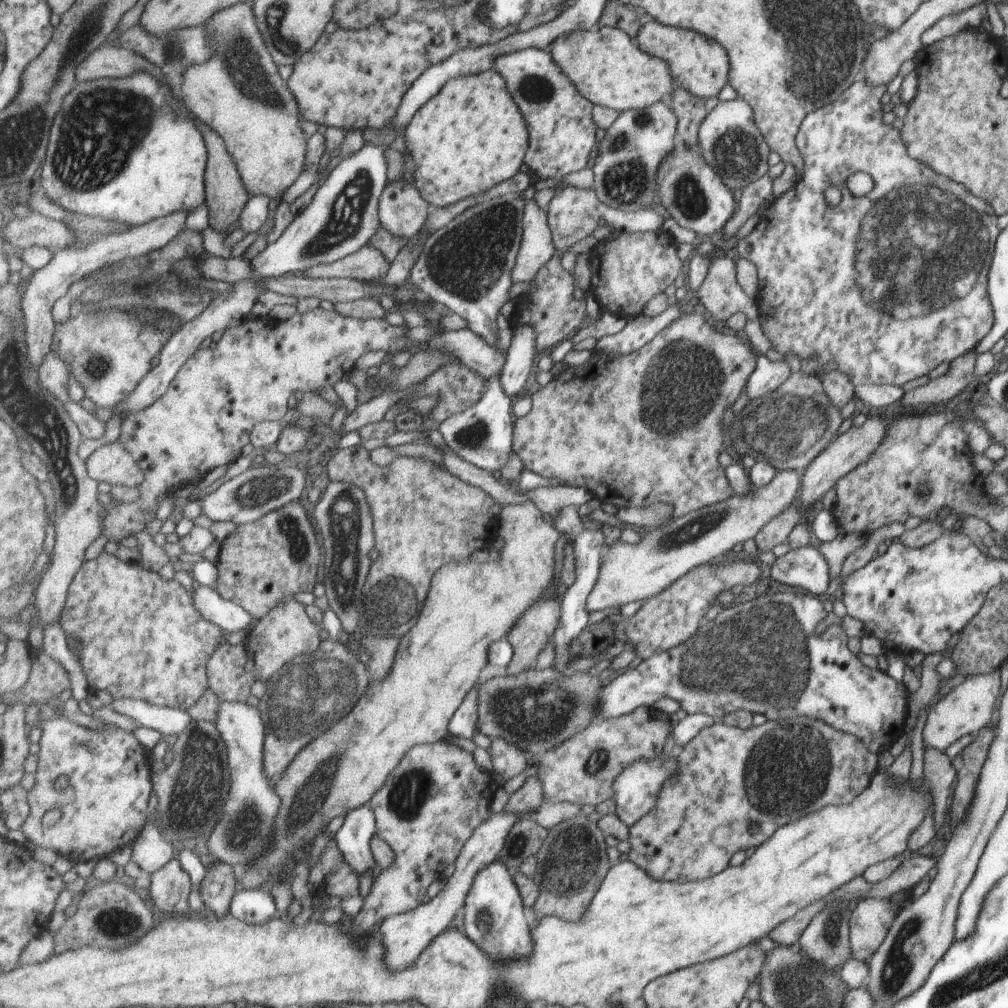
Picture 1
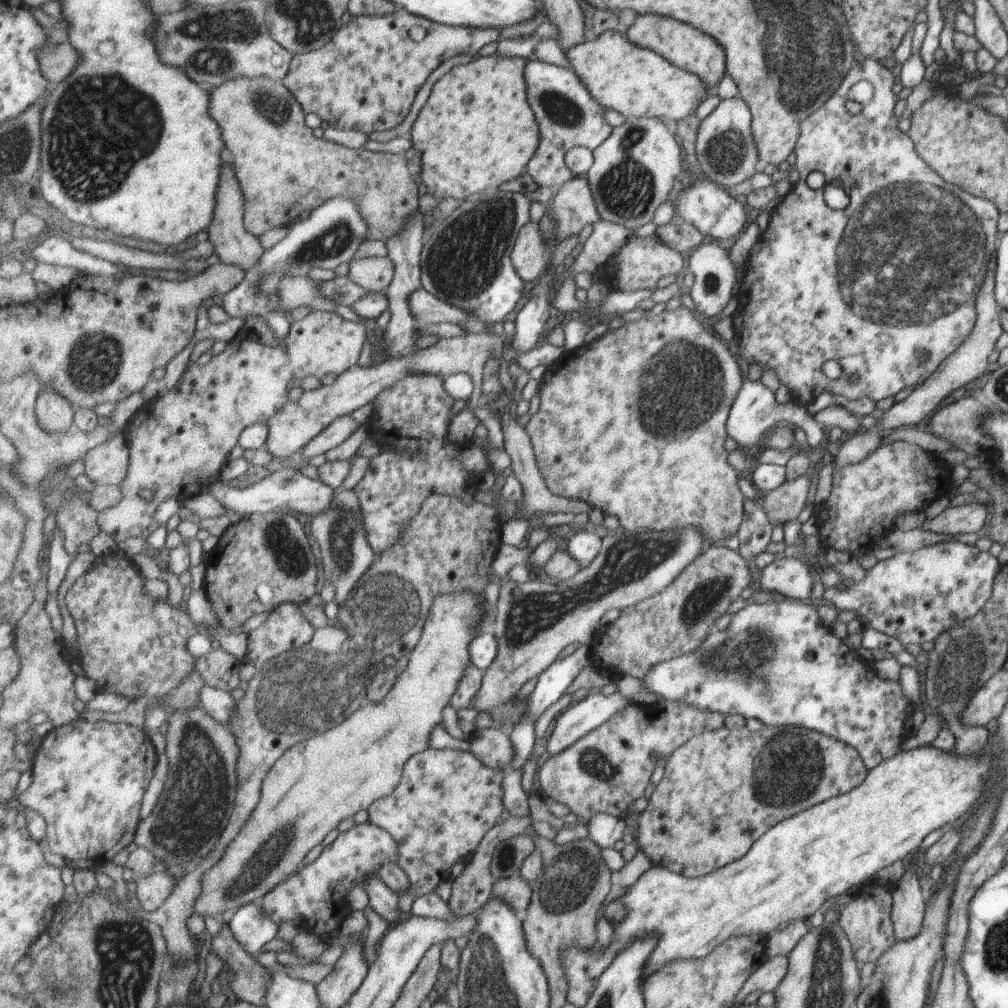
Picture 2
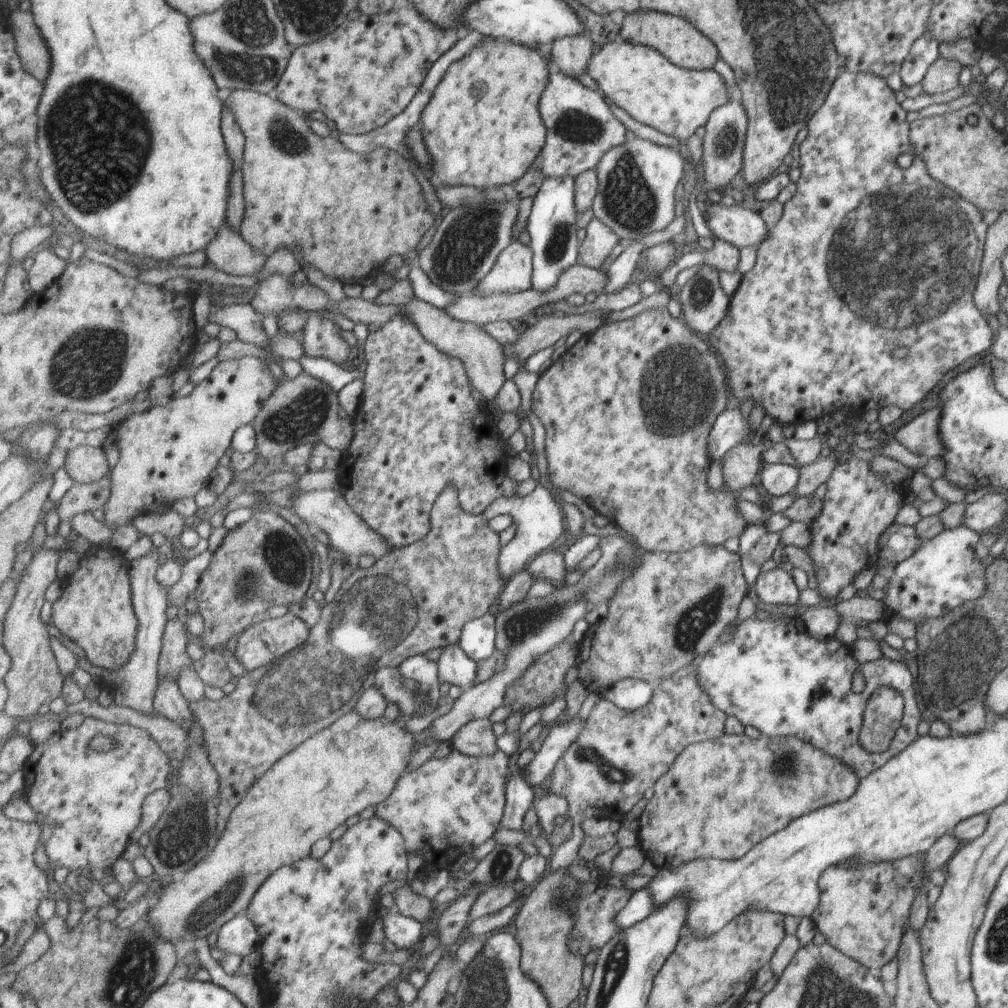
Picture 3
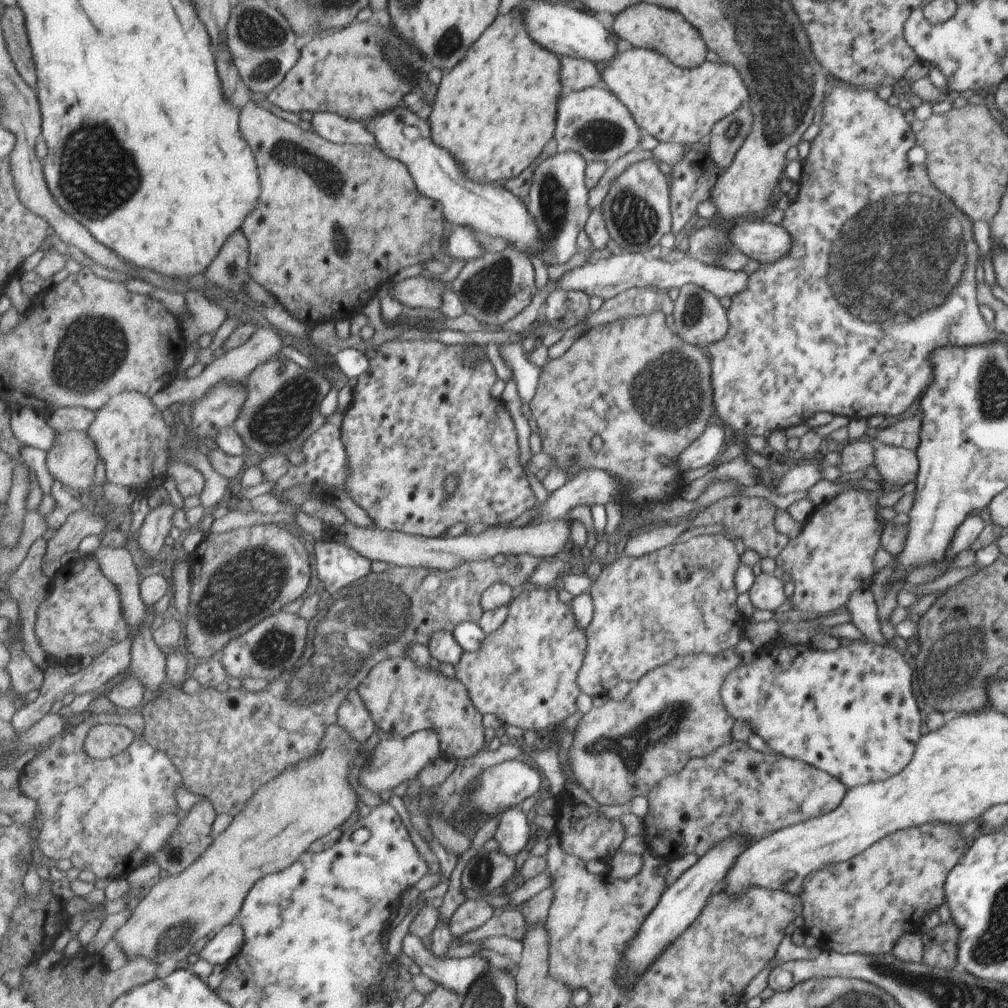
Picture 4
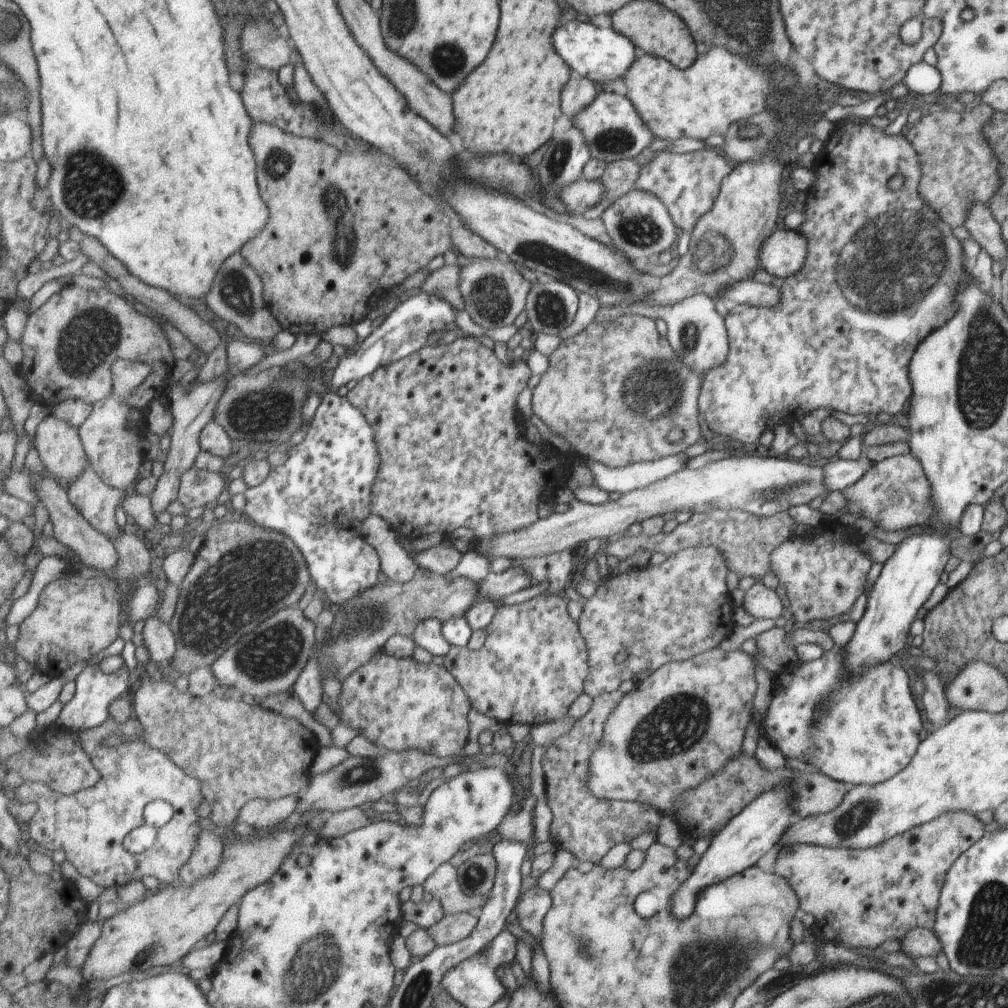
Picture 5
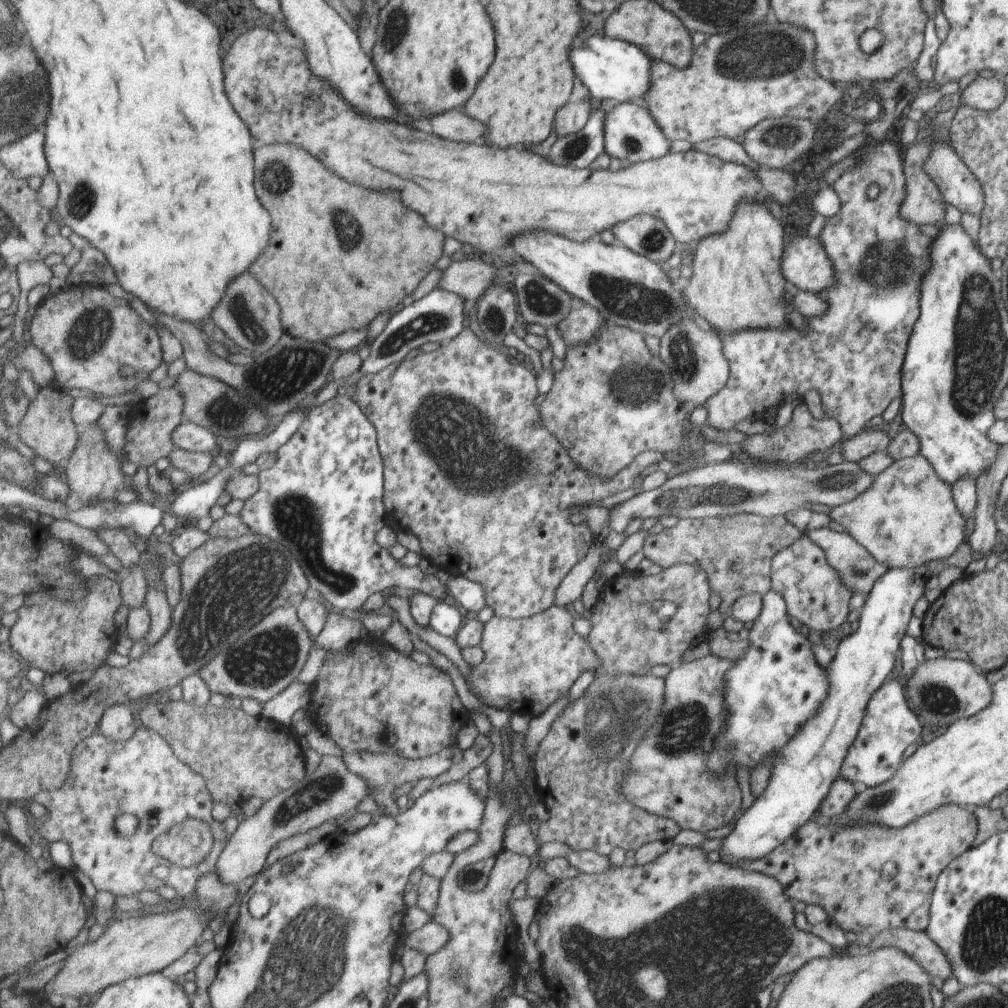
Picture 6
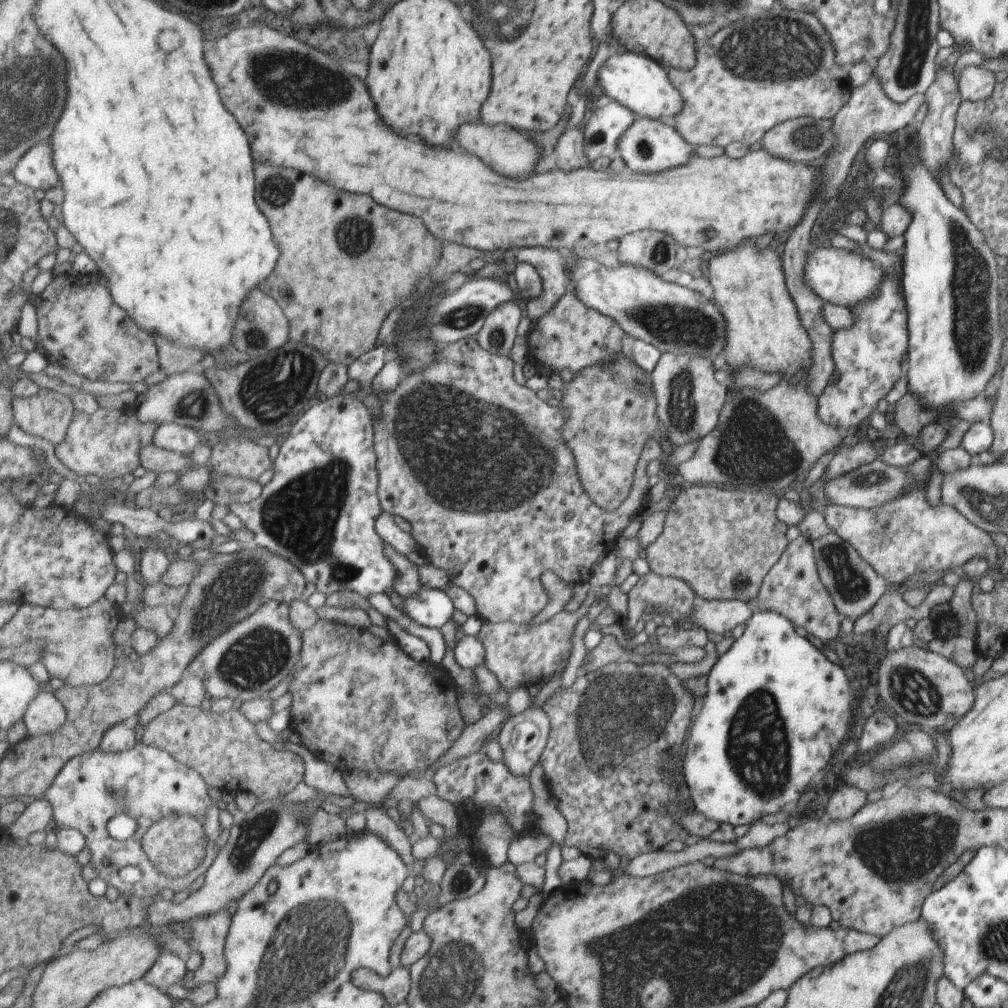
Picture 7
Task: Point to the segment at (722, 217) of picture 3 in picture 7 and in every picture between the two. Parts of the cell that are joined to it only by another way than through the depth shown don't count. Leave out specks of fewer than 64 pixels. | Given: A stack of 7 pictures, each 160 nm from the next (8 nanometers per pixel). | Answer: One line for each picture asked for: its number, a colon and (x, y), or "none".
4: (763, 242)
5: (785, 251)
6: (805, 265)
7: (837, 276)

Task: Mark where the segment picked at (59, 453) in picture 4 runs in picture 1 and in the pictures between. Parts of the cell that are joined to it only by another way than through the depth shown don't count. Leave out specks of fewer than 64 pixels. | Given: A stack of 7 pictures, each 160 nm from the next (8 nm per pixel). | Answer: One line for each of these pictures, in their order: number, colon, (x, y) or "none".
1: (112, 463)
2: (107, 464)
3: (86, 464)

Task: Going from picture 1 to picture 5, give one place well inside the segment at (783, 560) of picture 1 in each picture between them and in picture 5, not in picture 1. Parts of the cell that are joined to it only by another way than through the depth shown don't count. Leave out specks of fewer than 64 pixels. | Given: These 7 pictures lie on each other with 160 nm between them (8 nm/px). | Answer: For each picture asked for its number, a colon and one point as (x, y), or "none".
2: (790, 577)
3: (776, 586)
4: (766, 593)
5: (758, 601)

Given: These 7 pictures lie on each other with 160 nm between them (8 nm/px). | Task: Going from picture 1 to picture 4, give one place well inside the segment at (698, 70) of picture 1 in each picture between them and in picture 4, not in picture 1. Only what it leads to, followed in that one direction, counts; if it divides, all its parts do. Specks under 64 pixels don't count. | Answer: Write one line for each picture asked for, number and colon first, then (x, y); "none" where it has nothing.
2: (684, 47)
3: (677, 41)
4: (647, 27)

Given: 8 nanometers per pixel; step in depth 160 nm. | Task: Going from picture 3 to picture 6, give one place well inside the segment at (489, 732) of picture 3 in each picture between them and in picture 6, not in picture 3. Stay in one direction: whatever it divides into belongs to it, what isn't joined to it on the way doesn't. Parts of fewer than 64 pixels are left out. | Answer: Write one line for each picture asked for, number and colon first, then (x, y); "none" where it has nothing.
4: (404, 698)
5: (400, 704)
6: (374, 698)

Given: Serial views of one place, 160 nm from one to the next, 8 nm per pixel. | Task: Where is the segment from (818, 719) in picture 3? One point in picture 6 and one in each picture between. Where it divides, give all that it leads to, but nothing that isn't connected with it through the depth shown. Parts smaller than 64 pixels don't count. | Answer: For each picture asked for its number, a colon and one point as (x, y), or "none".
4: (849, 712)
5: (869, 731)
6: (888, 727)

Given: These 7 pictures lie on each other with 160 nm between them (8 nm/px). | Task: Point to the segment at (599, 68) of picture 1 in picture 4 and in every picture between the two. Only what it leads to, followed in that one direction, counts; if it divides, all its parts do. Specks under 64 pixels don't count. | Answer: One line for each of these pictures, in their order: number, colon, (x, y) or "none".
2: (635, 82)
3: (674, 101)
4: (672, 104)

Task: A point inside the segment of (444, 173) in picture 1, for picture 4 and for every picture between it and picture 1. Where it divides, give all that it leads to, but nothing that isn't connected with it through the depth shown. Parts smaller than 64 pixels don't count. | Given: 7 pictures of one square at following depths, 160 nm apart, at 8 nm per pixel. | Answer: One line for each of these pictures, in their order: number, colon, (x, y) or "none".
2: (476, 130)
3: (482, 127)
4: (497, 110)

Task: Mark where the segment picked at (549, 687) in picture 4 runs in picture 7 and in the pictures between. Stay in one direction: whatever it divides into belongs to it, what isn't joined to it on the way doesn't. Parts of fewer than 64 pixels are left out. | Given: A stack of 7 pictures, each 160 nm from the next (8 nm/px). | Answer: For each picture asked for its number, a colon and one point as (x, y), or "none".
5: (534, 664)
6: (531, 663)
7: (519, 655)

